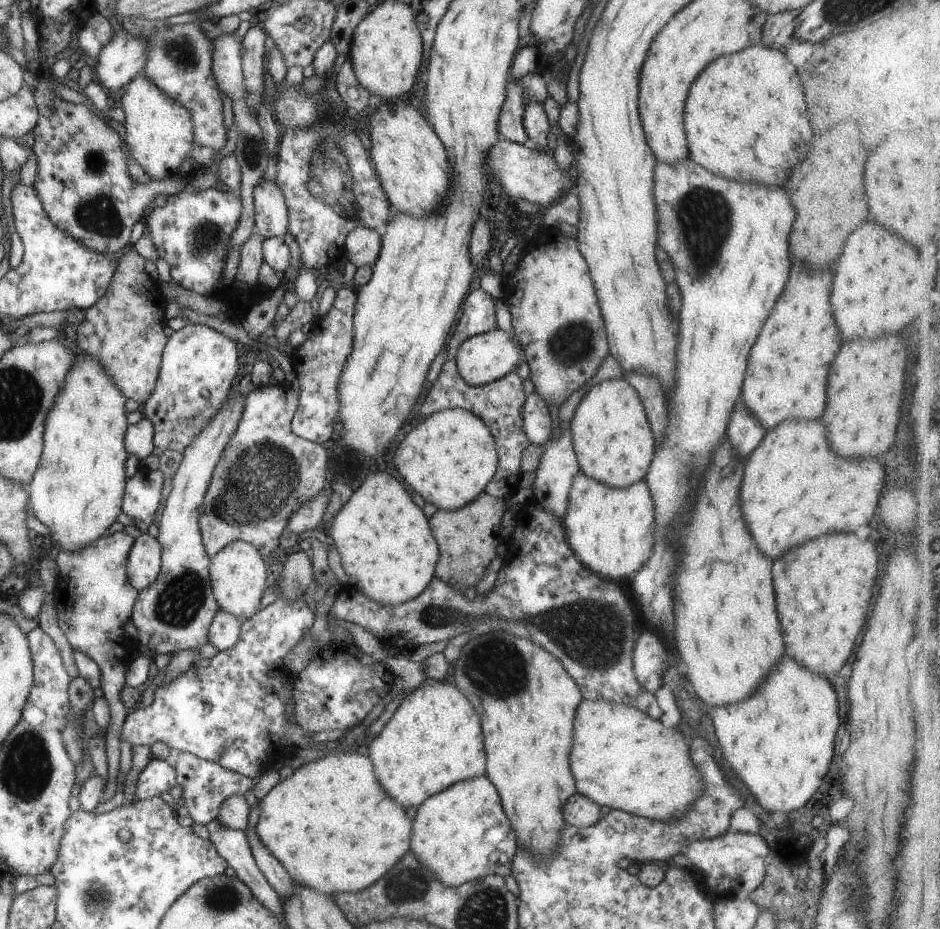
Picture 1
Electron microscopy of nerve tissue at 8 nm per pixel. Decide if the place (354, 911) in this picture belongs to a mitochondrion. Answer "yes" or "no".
no

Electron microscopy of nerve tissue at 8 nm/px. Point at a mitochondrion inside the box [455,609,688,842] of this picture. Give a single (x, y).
(499, 671)

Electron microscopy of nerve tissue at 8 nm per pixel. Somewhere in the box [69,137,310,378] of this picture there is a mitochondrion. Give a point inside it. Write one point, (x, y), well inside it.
(99, 216)

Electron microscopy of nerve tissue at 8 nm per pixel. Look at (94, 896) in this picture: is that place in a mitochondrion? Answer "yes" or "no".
yes

